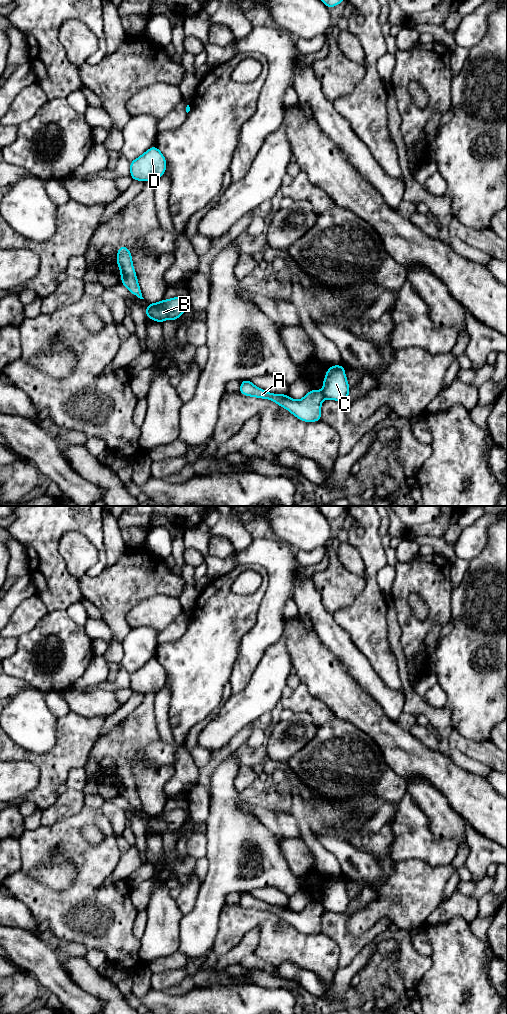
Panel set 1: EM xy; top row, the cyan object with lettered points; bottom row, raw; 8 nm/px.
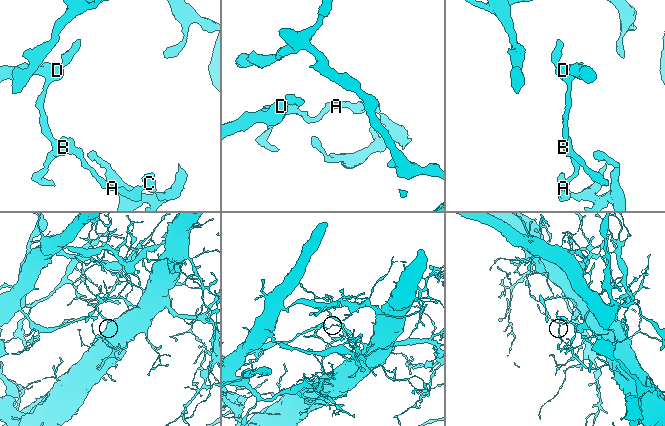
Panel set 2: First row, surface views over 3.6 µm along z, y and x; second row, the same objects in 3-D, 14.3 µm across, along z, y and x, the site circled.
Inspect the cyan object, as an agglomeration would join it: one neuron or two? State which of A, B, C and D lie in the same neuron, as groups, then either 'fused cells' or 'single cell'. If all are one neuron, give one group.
A B D / C | fused cells

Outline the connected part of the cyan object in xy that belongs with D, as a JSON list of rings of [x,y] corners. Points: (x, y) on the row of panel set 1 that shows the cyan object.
[[[154,145],[137,159],[130,161],[130,176],[132,180],[158,180],[165,174],[166,158]]]

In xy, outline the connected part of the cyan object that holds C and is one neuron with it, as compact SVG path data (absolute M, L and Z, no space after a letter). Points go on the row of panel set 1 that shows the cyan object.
M333 365L328 368L323 381L323 394L327 399L345 401L349 398L348 384L343 365Z

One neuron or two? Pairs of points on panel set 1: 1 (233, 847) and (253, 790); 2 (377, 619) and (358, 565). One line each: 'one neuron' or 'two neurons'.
1: two neurons
2: two neurons

